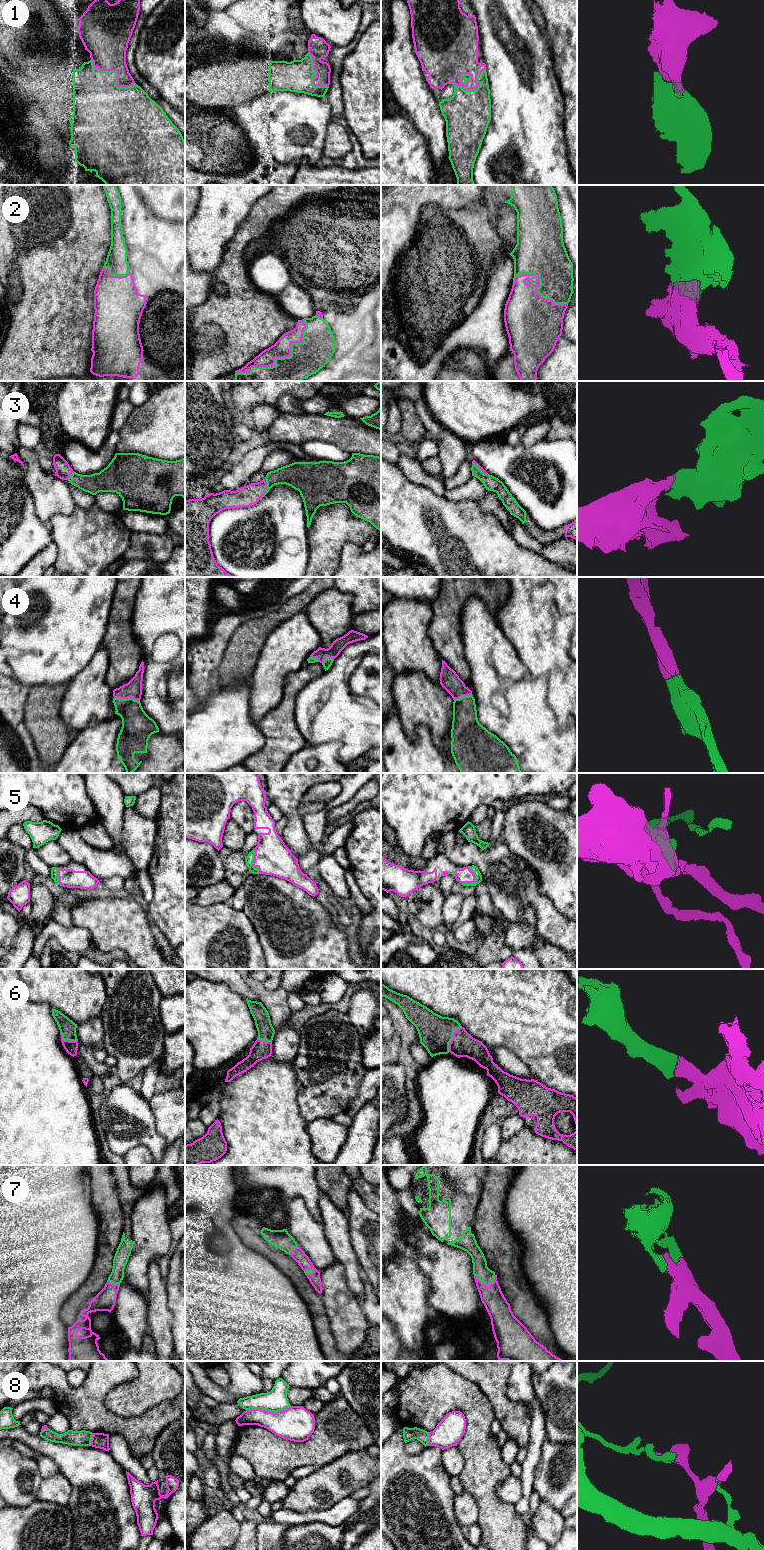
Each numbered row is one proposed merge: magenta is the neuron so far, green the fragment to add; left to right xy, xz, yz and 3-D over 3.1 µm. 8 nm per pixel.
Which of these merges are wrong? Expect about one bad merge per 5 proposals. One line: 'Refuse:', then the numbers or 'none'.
Refuse: 8

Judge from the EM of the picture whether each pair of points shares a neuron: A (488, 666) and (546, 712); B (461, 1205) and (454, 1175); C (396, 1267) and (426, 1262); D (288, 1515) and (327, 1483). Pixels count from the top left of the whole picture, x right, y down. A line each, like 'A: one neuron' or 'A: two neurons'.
A: one neuron
B: one neuron
C: two neurons
D: two neurons

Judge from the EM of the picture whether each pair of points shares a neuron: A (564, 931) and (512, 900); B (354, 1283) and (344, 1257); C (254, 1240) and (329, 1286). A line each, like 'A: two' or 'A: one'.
A: one
B: one
C: two

